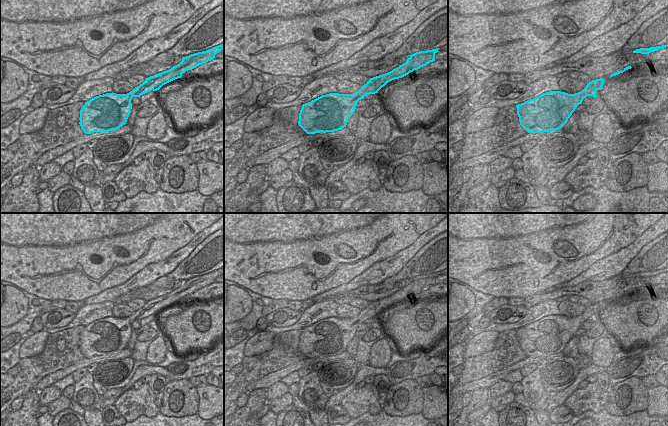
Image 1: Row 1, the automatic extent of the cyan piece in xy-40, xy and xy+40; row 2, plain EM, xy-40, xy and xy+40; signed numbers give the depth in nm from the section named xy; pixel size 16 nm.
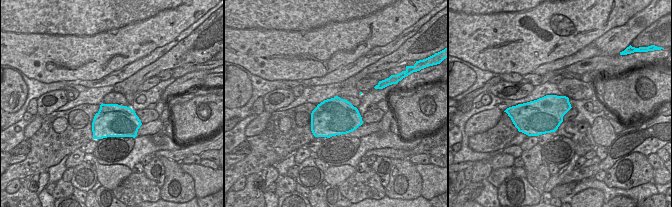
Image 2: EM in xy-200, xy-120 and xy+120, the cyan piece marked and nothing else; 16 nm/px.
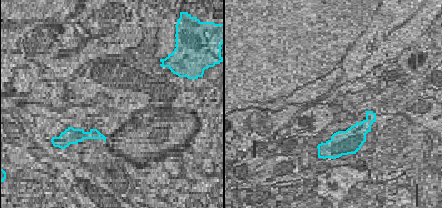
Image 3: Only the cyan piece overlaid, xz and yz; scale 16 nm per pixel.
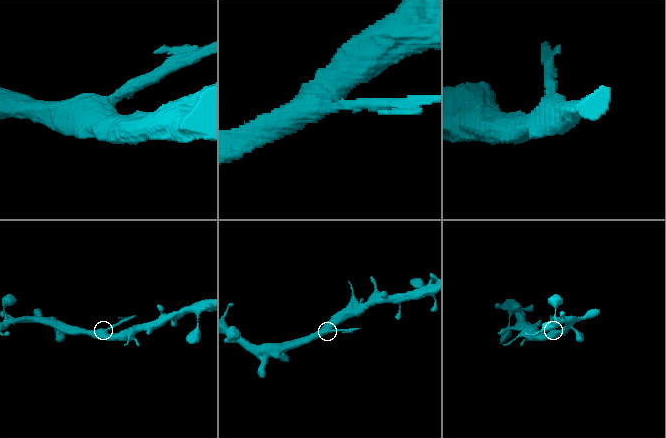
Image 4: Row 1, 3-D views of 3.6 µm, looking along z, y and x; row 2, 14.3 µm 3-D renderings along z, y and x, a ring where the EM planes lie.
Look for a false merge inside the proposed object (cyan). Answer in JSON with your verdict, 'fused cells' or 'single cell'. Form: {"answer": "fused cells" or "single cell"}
{"answer": "fused cells"}

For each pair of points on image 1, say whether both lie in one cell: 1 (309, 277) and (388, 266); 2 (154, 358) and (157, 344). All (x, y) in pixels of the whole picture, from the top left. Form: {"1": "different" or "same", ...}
{"1": "different", "2": "same"}

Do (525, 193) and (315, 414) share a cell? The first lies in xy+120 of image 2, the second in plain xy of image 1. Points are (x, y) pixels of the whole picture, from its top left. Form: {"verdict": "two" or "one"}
{"verdict": "two"}

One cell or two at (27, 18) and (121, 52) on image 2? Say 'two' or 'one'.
one

